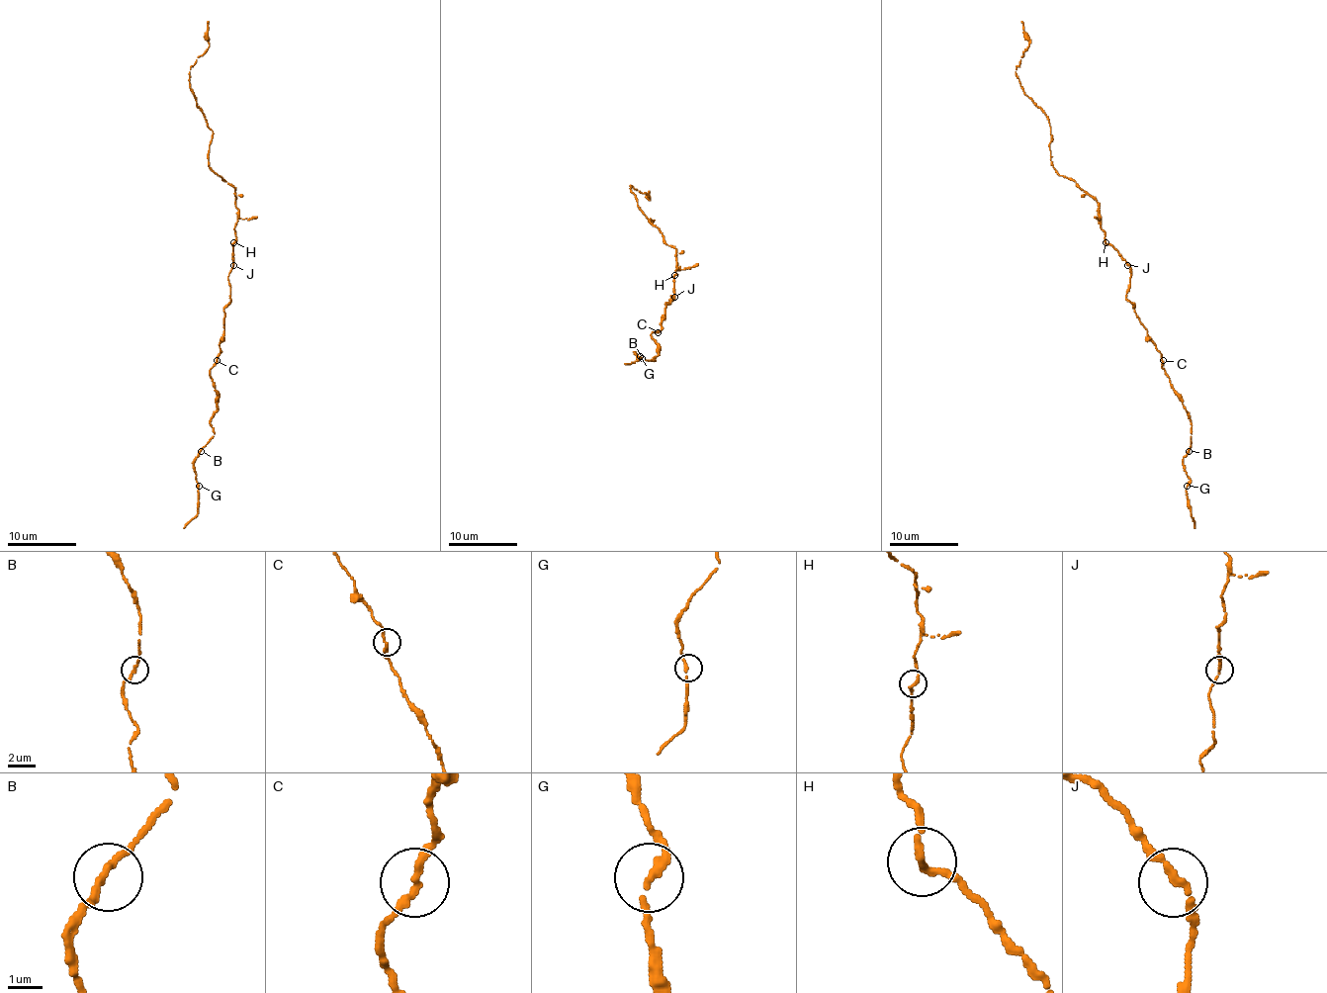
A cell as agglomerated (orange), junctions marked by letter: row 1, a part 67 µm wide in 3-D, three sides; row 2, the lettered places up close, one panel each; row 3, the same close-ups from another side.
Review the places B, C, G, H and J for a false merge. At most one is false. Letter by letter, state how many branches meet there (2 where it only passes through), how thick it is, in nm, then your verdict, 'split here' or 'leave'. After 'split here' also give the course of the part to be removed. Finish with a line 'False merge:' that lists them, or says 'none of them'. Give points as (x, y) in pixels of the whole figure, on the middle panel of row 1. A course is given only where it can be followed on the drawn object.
B: branches 2; calibre 240 nm; leave
C: branches 2; calibre 240 nm; leave
G: branches 2; calibre 240 nm; leave
H: branches 2; calibre 240 nm; leave
J: branches 2; calibre 200 nm; leave
False merge: none of them

